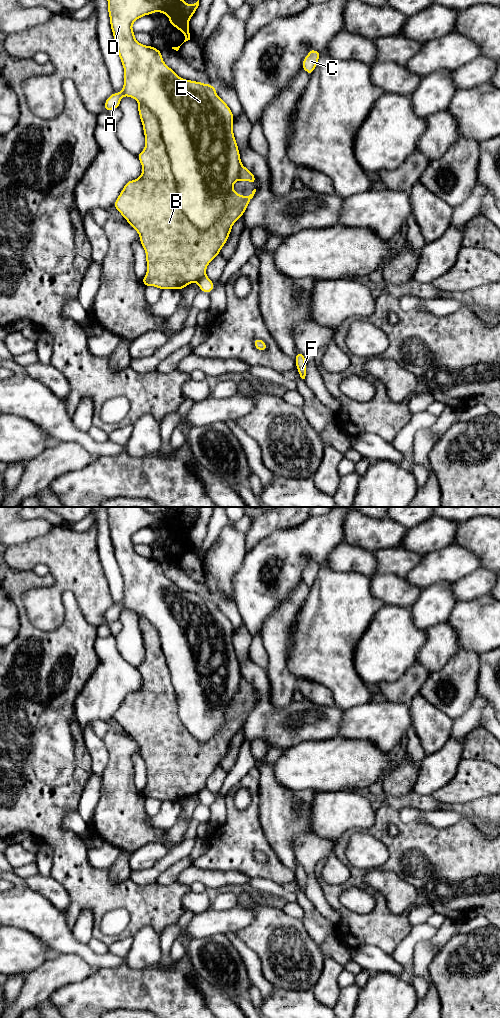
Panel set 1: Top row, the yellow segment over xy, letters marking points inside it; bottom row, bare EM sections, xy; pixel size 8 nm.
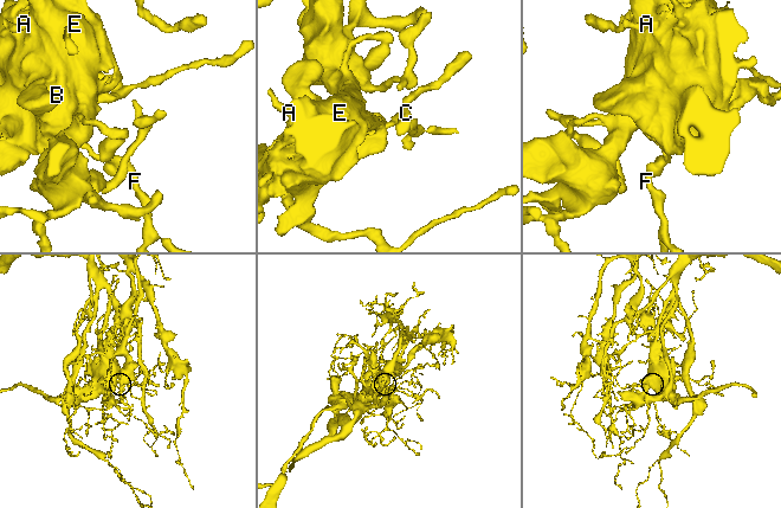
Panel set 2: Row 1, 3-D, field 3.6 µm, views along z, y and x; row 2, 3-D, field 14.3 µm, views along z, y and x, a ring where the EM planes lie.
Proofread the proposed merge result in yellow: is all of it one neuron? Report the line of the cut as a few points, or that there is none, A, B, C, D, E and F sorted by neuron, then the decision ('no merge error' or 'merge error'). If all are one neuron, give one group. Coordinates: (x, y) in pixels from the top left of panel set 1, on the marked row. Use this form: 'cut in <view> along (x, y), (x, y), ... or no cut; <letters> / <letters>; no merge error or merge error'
cut in xy along (139, 102), (157, 119), (179, 207), (199, 230), (209, 229); A C D E F / B; merge error

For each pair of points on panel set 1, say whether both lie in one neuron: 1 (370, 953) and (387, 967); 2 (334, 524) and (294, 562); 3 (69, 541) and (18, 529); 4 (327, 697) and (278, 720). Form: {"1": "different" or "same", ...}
{"1": "same", "2": "same", "3": "different", "4": "different"}

